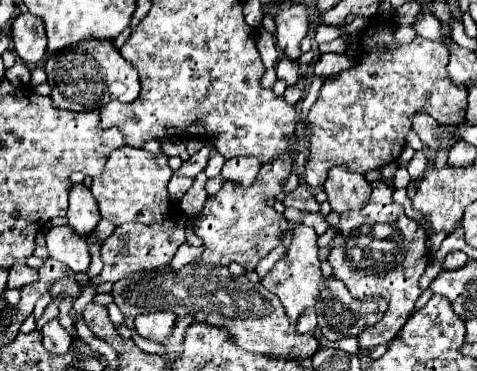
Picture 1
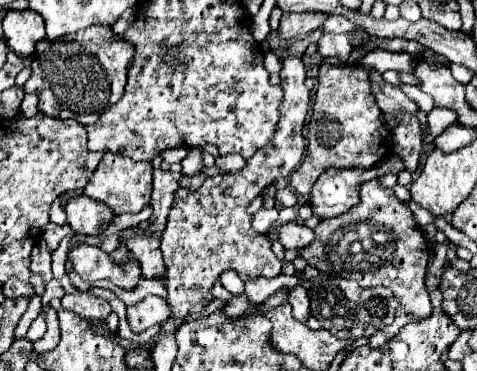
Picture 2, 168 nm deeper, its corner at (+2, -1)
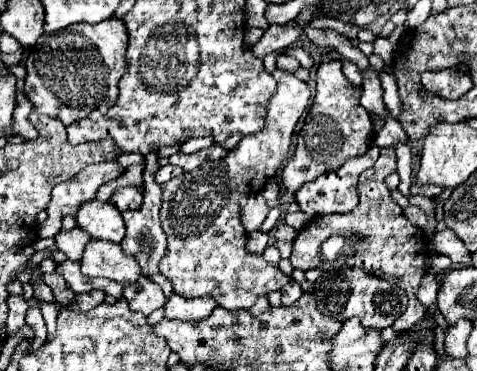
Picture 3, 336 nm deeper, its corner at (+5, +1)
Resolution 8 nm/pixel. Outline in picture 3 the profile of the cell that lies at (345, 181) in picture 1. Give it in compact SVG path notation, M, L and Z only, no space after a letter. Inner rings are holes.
M372 144L370 152L364 156L356 156L354 160L348 160L340 170L328 172L318 176L316 180L306 182L298 192L296 192L296 202L300 204L300 210L306 212L308 216L324 216L324 214L342 214L352 210L358 204L358 176L370 168L378 160L378 146Z

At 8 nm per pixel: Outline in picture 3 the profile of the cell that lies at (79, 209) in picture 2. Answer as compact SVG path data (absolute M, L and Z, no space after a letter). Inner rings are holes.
M84 202L76 214L76 222L78 228L86 230L94 240L108 240L120 244L126 234L122 214L118 212L118 208L114 208L114 204L108 202Z

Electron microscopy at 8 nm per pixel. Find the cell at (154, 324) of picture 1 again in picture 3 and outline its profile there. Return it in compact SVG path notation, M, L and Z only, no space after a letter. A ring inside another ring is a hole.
M140 276L134 284L124 286L124 298L128 300L132 312L142 312L146 316L162 308L166 302L162 288L158 288L158 284L146 276Z

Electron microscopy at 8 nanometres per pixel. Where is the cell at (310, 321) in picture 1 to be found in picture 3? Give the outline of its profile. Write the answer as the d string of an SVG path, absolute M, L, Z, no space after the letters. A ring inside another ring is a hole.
M292 280L290 284L286 284L286 288L280 290L280 292L282 292L282 304L284 306L292 304L294 300L298 300L302 296L302 288L300 288L300 284L296 280Z

